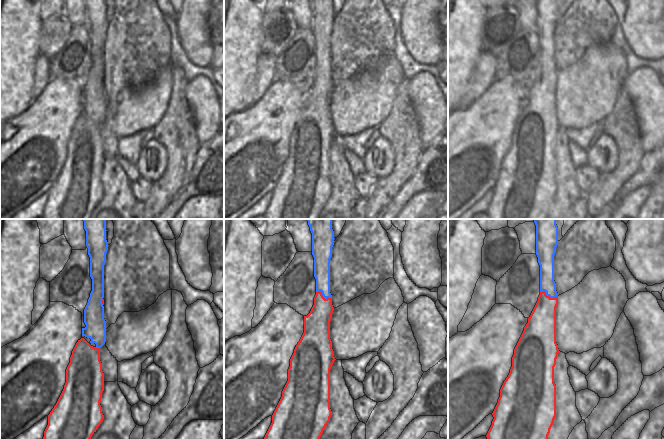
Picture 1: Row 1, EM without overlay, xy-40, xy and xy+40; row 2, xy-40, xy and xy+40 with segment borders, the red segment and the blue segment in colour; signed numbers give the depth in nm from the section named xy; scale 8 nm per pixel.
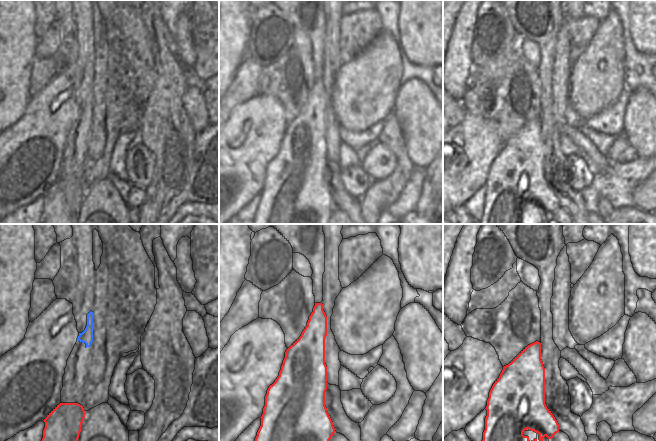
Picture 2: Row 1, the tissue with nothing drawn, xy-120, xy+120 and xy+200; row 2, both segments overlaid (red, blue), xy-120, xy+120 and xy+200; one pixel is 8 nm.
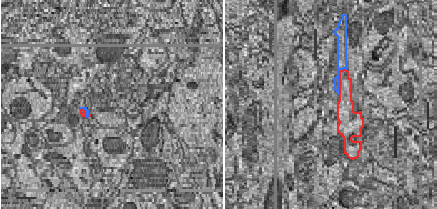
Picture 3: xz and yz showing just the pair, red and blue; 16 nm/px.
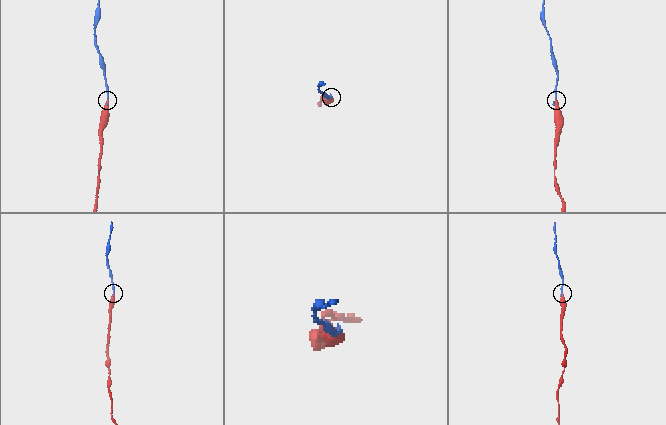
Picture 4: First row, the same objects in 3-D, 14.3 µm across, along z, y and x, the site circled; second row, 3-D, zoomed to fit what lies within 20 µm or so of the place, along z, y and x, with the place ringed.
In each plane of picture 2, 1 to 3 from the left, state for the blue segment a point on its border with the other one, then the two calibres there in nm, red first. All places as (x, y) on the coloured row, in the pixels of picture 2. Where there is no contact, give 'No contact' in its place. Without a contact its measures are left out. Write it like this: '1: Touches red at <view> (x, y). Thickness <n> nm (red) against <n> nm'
1: No contact
2: No contact
3: No contact

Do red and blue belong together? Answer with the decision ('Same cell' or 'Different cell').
Same cell

